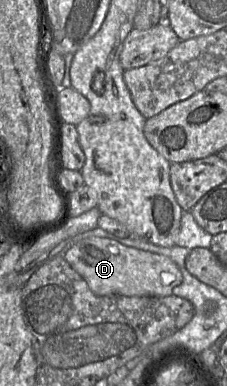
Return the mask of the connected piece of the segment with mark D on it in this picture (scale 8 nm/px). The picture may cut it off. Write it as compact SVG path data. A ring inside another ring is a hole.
M76 236L64 258L79 273L92 292L98 296L165 297L182 283L182 273L168 256L129 247L104 237L81 238Z

